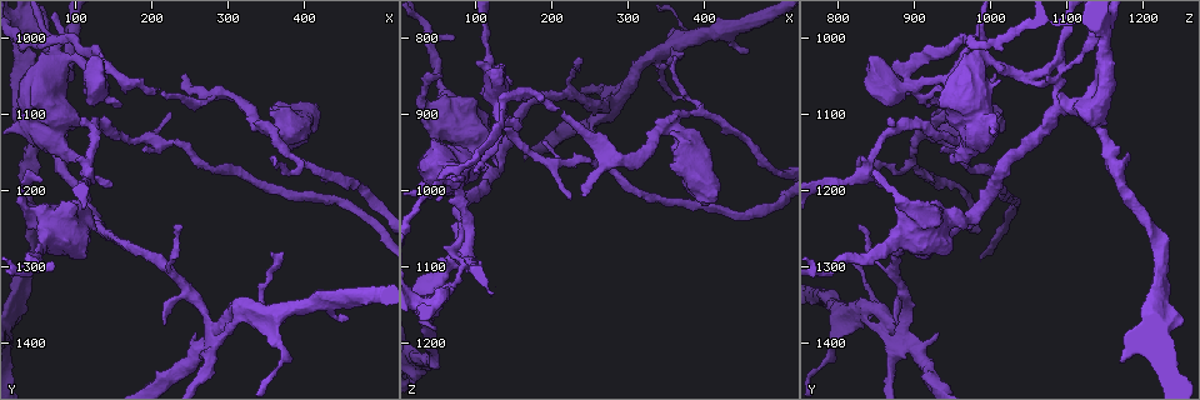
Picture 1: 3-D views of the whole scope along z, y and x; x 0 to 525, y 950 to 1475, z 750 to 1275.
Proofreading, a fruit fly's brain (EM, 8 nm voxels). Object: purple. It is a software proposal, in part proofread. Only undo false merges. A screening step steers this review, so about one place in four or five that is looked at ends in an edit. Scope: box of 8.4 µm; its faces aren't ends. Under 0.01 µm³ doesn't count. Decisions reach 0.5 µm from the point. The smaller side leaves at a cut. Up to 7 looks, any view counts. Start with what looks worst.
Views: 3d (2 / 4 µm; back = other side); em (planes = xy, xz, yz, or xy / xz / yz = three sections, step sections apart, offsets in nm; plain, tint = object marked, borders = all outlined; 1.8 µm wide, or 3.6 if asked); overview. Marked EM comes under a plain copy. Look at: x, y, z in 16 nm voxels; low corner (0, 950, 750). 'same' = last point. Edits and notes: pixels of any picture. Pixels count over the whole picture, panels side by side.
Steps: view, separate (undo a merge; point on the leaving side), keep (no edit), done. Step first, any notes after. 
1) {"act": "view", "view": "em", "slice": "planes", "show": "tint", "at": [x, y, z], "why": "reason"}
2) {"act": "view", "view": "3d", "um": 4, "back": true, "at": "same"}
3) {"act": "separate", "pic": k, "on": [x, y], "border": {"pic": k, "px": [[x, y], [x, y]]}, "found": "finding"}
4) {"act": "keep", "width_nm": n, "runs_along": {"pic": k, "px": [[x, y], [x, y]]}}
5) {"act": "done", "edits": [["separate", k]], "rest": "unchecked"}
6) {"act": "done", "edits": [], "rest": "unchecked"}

{"act": "view", "view": "3d", "um": 4, "at": [355, 1130, 920], "why": "a fork"}

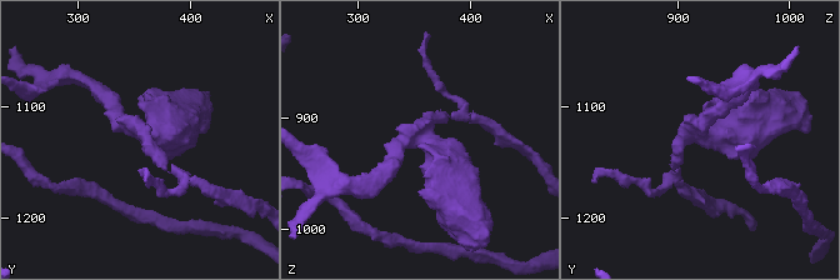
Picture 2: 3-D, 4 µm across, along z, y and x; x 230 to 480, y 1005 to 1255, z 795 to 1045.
{"act": "view", "view": "em", "um": 3.6, "slice": "planes", "show": "borders", "at": [358, 1128, 914]}

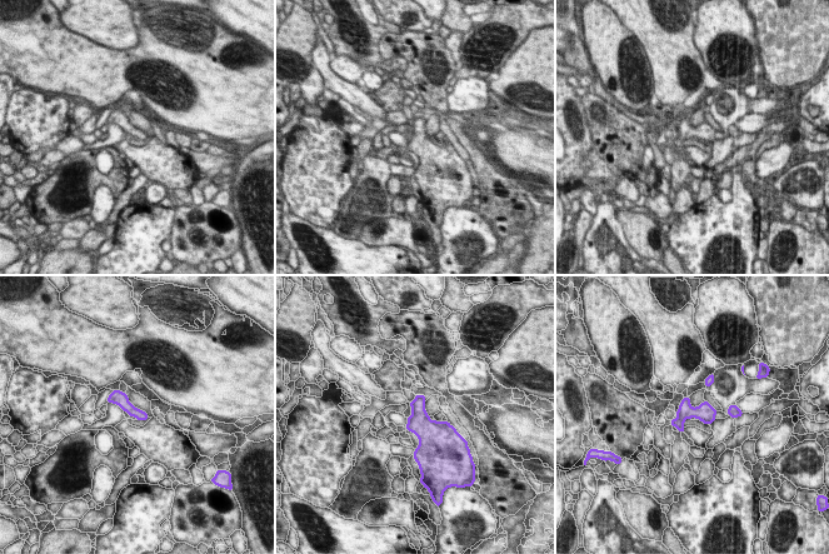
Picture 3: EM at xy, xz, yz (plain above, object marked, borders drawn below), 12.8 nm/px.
{"act": "keep", "arms": 3, "runs_along": {"pic": 3, "px": [[115, 393], [133, 412], [144, 417]]}, "found": "all the same neuron"}

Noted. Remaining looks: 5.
{"act": "view", "view": "em", "um": 3.6, "slice": "planes", "show": "tint", "at": [50, 1230, 900], "why": "calibre changes"}

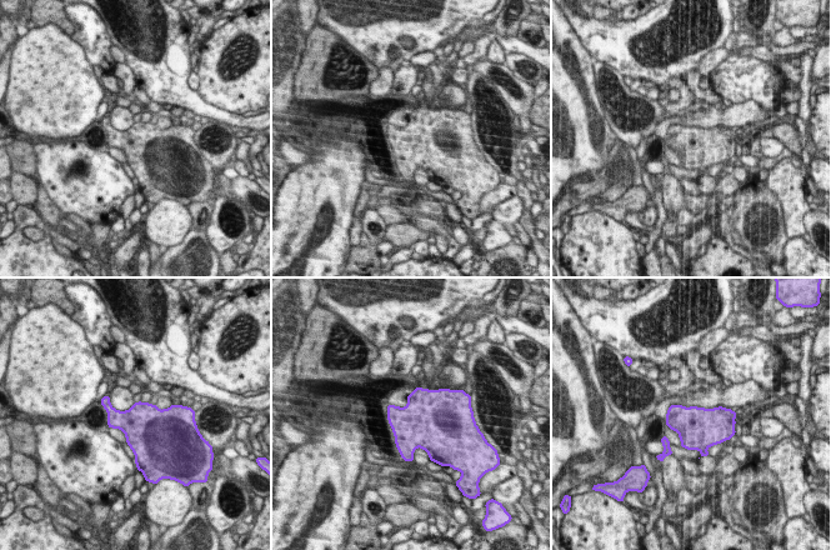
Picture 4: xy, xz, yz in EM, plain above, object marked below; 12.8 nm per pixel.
{"act": "keep", "found": "continuous, no second neuron"}

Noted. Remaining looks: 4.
{"act": "view", "view": "em", "slice": "planes", "show": "tint", "at": [220, 1295, 875]}

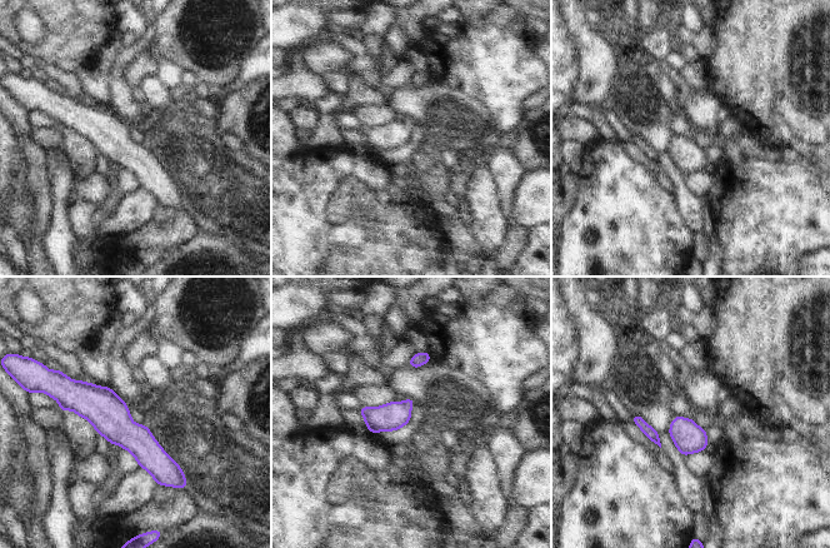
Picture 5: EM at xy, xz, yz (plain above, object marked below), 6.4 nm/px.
{"act": "keep", "runs_along": {"pic": 5, "px": [[66, 380], [166, 472], [179, 474]]}, "found": "continuous, no second neuron"}

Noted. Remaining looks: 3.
{"act": "done", "edits": [], "rest": "unchecked"}

